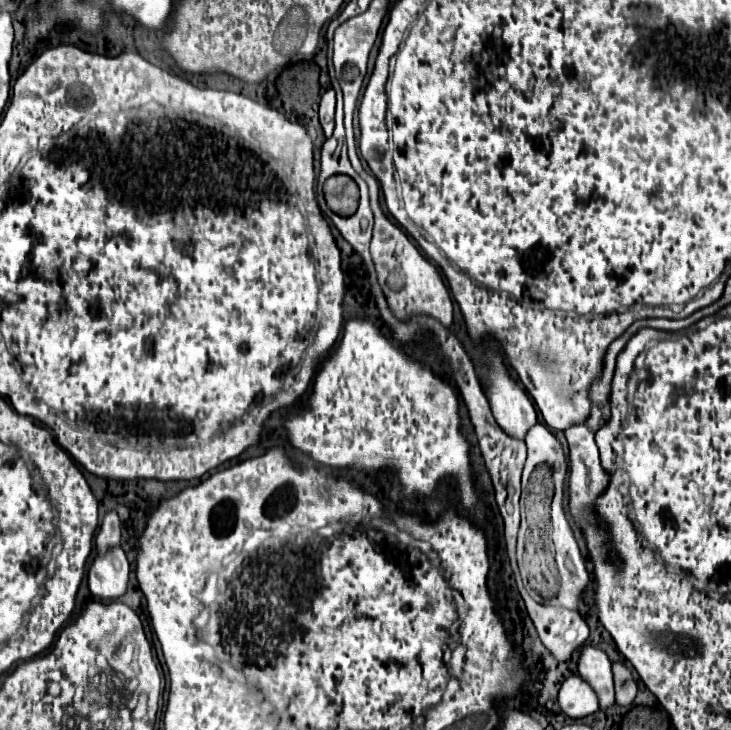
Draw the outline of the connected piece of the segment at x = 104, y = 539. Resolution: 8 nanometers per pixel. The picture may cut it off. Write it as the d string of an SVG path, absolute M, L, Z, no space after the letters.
M108 510L96 534L96 550L102 554L110 546L118 546L118 544L120 544L120 520L114 510Z

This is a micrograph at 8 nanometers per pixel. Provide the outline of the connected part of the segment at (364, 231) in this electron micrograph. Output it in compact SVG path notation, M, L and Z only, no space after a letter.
M358 180L360 182L360 206L356 210L356 214L348 216L348 218L342 218L331 212L330 210L321 210L327 218L330 218L334 222L334 226L340 230L340 234L352 244L352 248L364 258L366 266L368 266L368 274L370 274L370 284L376 292L380 292L378 288L378 280L376 280L376 270L374 270L374 264L372 264L372 258L370 258L370 236L372 236L372 224L374 224L374 218L372 218L372 210L370 210L370 204L368 204L368 186L364 180Z

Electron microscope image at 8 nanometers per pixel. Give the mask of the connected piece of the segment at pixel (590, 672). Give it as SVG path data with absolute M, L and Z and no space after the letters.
M586 644L580 650L578 672L580 676L596 690L600 698L600 708L608 708L614 704L614 686L612 686L612 670L610 660L604 650Z

